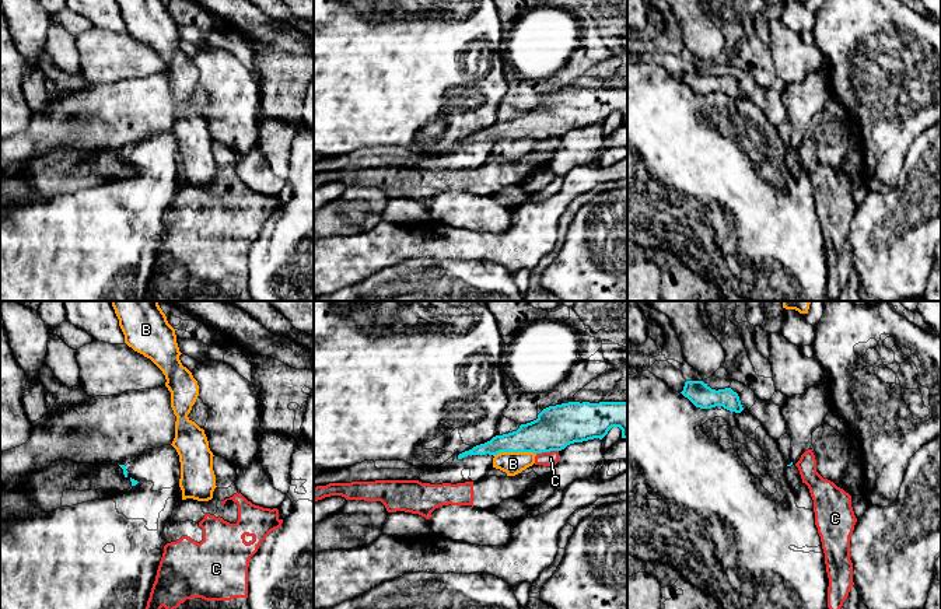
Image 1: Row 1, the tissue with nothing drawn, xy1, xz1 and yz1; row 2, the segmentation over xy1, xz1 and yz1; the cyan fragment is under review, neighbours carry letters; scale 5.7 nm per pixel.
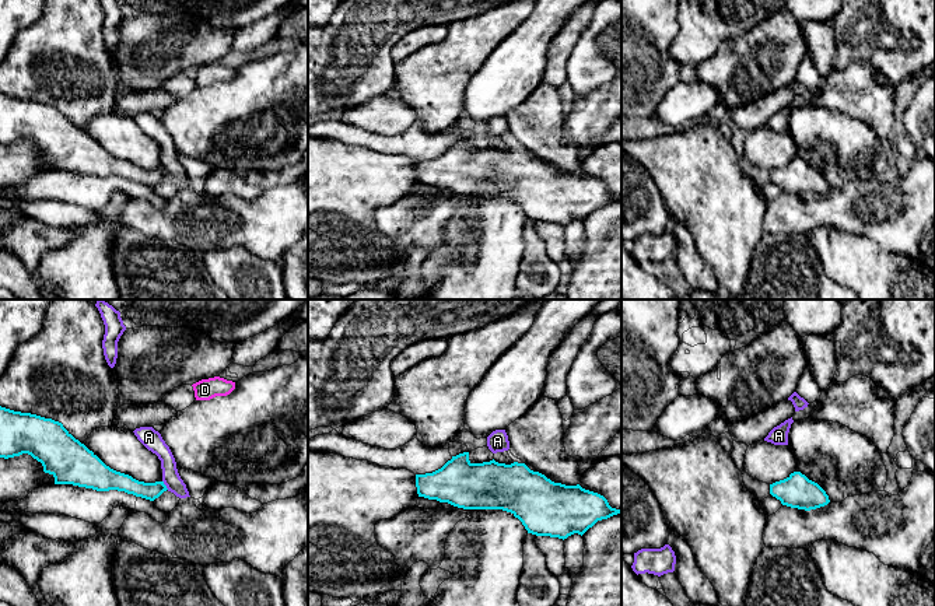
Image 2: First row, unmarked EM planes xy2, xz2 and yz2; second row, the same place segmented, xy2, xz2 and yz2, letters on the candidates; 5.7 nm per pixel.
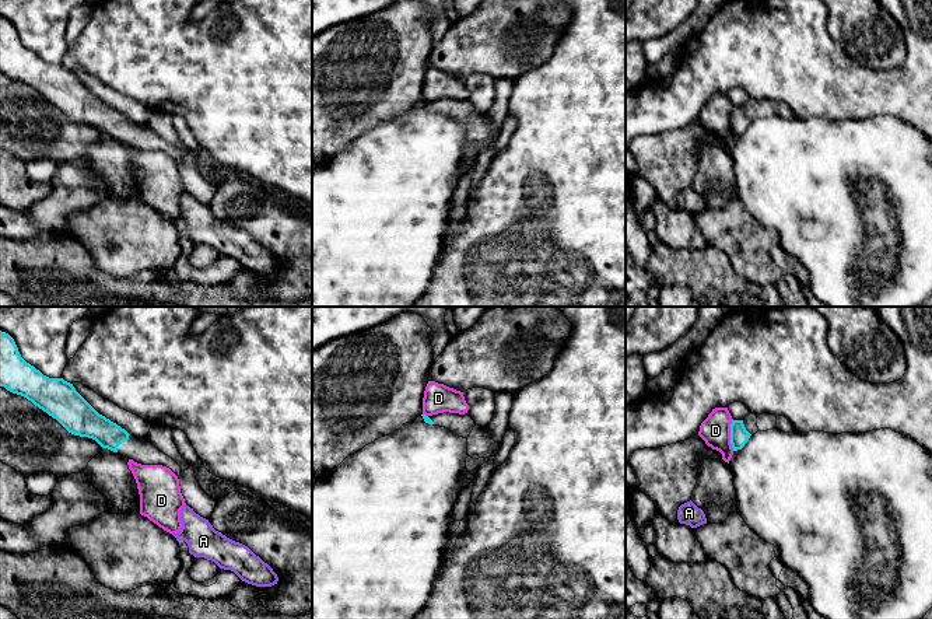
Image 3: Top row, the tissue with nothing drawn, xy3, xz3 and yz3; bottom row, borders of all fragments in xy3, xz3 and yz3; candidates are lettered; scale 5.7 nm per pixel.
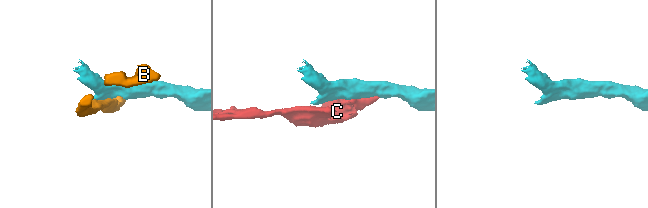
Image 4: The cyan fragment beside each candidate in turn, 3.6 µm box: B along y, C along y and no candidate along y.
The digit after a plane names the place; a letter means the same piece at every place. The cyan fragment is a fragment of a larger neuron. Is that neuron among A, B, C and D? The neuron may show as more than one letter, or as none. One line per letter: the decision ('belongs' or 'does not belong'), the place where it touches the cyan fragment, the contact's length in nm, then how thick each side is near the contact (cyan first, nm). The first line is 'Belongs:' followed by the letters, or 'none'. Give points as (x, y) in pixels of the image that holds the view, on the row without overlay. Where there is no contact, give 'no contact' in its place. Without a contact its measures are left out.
Belongs: none
A: does not belong; meets cyan in xy2 at (164, 171); contact 70 nm long; 110 nm thick on the cyan side, 110 nm on the other
B: does not belong; meets cyan in xz1 at (514, 137); contact 240 nm long; 220 nm thick on the cyan side, 130 nm on the other
C: does not belong; meets cyan in xz1 at (546, 137); contact 130 nm long; 240 nm thick on the cyan side, 80 nm on the other
D: does not belong; meets cyan in yz3 at (731, 121); contact 180 nm long; 110 nm thick on the cyan side, 180 nm on the other

